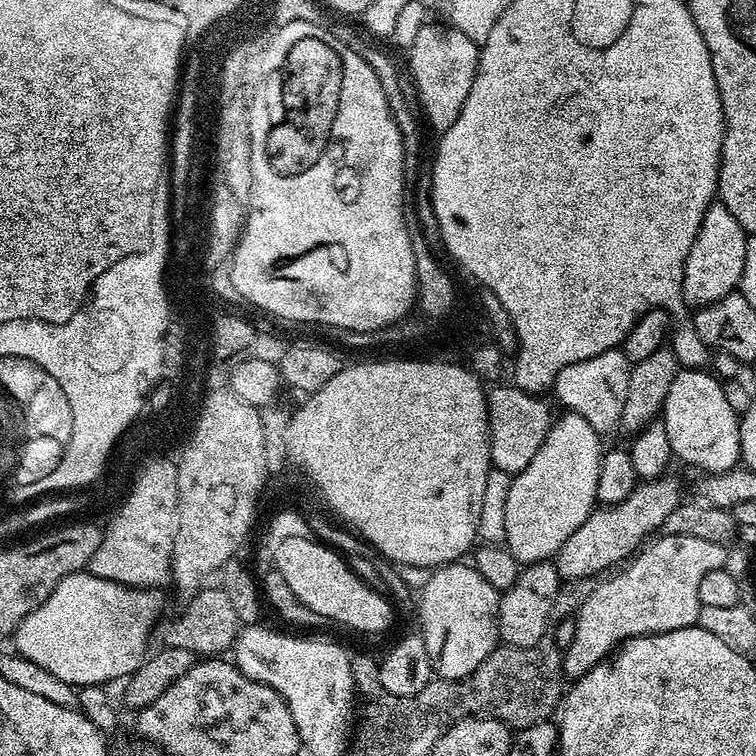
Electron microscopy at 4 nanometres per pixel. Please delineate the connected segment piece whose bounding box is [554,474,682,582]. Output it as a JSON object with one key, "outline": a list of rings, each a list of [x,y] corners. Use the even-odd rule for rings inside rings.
{"outline":[[[665,474],[658,480],[637,483],[636,489],[621,504],[600,506],[593,510],[586,522],[582,522],[582,526],[578,526],[578,530],[574,530],[574,534],[570,534],[570,538],[566,538],[566,542],[562,542],[556,551],[554,563],[561,581],[584,580],[587,576],[596,575],[599,577],[609,571],[607,568],[611,564],[623,565],[653,535],[651,532],[655,528],[656,531],[663,529],[670,510],[682,502],[680,484],[670,477]]]}

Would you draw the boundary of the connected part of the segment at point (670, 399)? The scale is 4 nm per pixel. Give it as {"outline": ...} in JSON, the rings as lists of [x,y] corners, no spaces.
{"outline":[[[687,368],[670,382],[662,409],[670,450],[677,461],[701,468],[701,473],[728,472],[740,464],[740,416],[729,405],[723,383],[711,371]]]}

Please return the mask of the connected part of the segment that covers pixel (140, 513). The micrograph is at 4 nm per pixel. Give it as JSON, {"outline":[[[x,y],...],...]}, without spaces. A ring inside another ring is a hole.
{"outline":[[[166,463],[153,464],[144,476],[140,477],[140,483],[136,486],[132,499],[124,505],[120,517],[113,520],[112,528],[103,539],[102,546],[94,550],[94,558],[90,558],[87,571],[98,578],[126,584],[130,588],[156,588],[163,580],[167,581],[172,571],[172,551],[174,550],[172,538],[176,530],[175,507],[176,475],[173,475],[172,467]]]}

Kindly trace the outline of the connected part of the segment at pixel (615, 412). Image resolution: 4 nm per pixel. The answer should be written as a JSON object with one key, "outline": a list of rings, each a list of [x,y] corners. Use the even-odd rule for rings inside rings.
{"outline":[[[614,347],[602,354],[594,354],[590,358],[582,358],[578,362],[570,362],[570,366],[562,366],[556,370],[556,380],[552,383],[551,391],[565,405],[567,411],[578,414],[594,426],[594,430],[601,434],[607,434],[611,428],[615,429],[622,418],[622,406],[626,406],[626,394],[628,393],[628,374],[630,365],[626,354],[619,348]]]}

